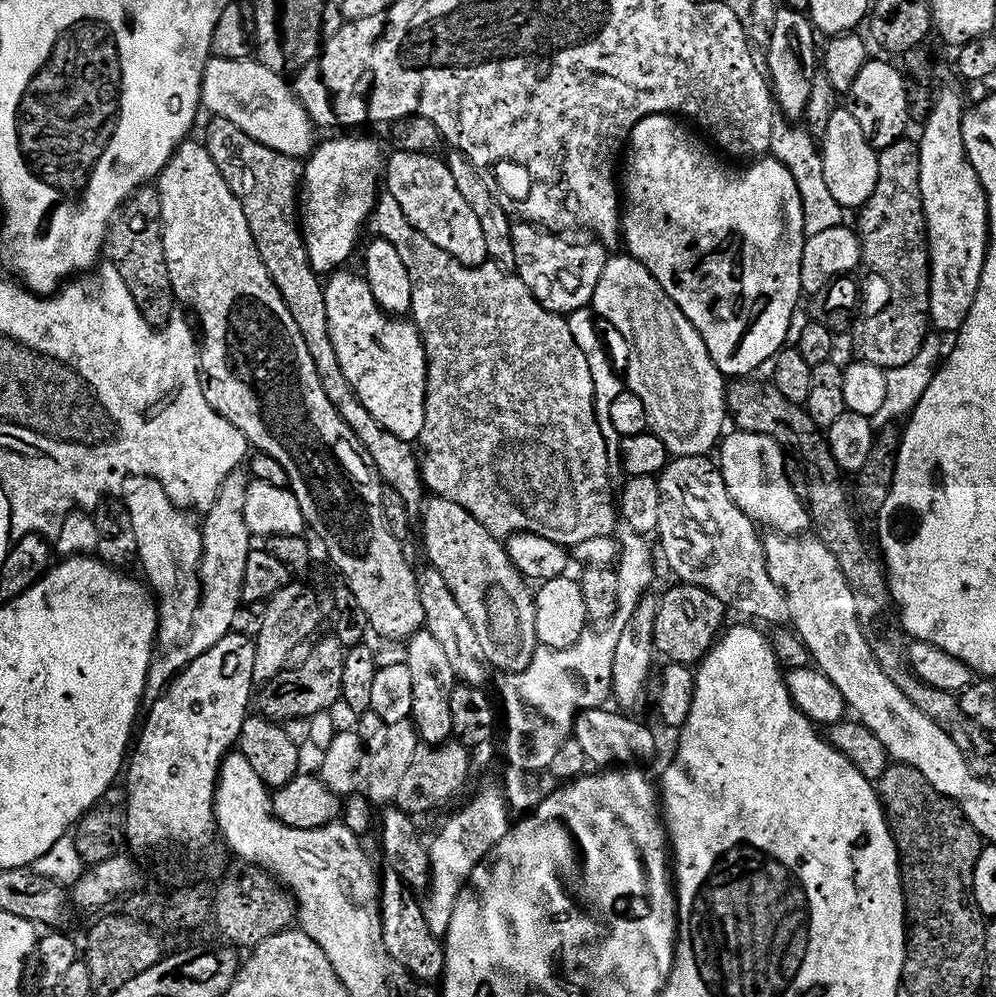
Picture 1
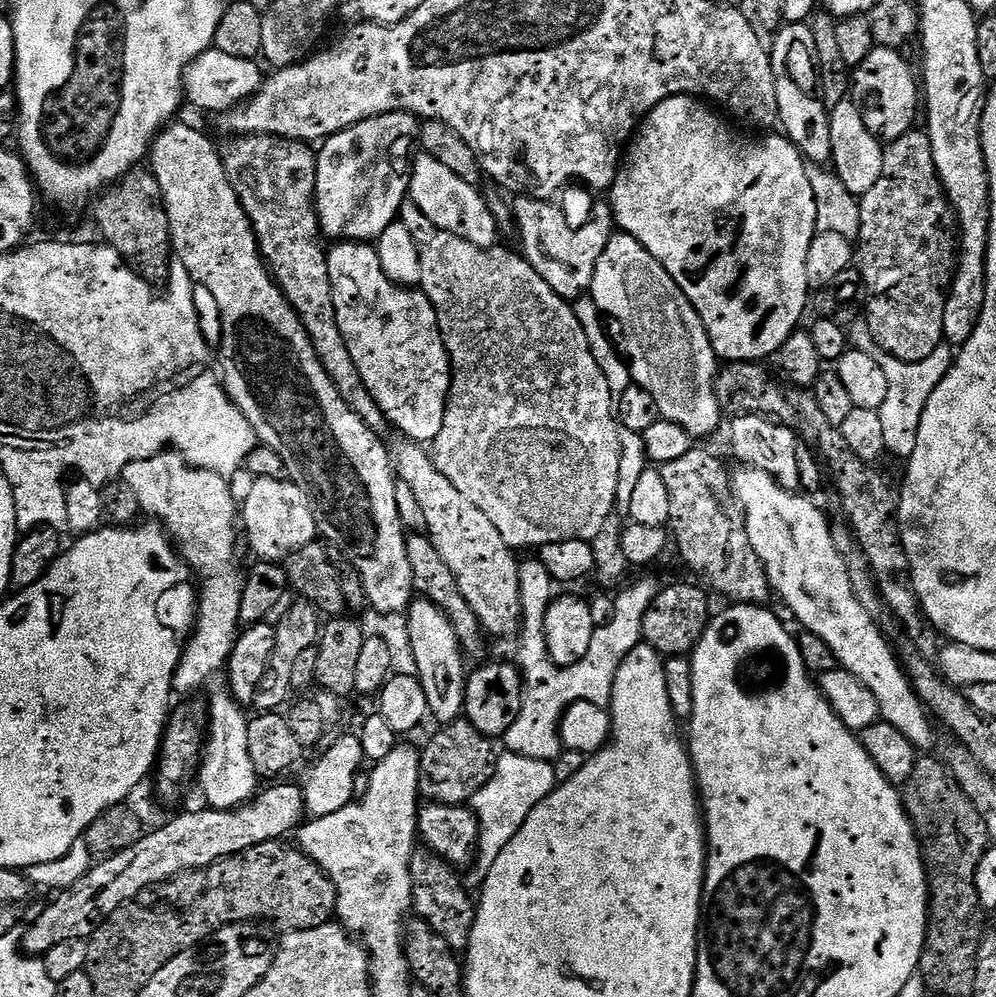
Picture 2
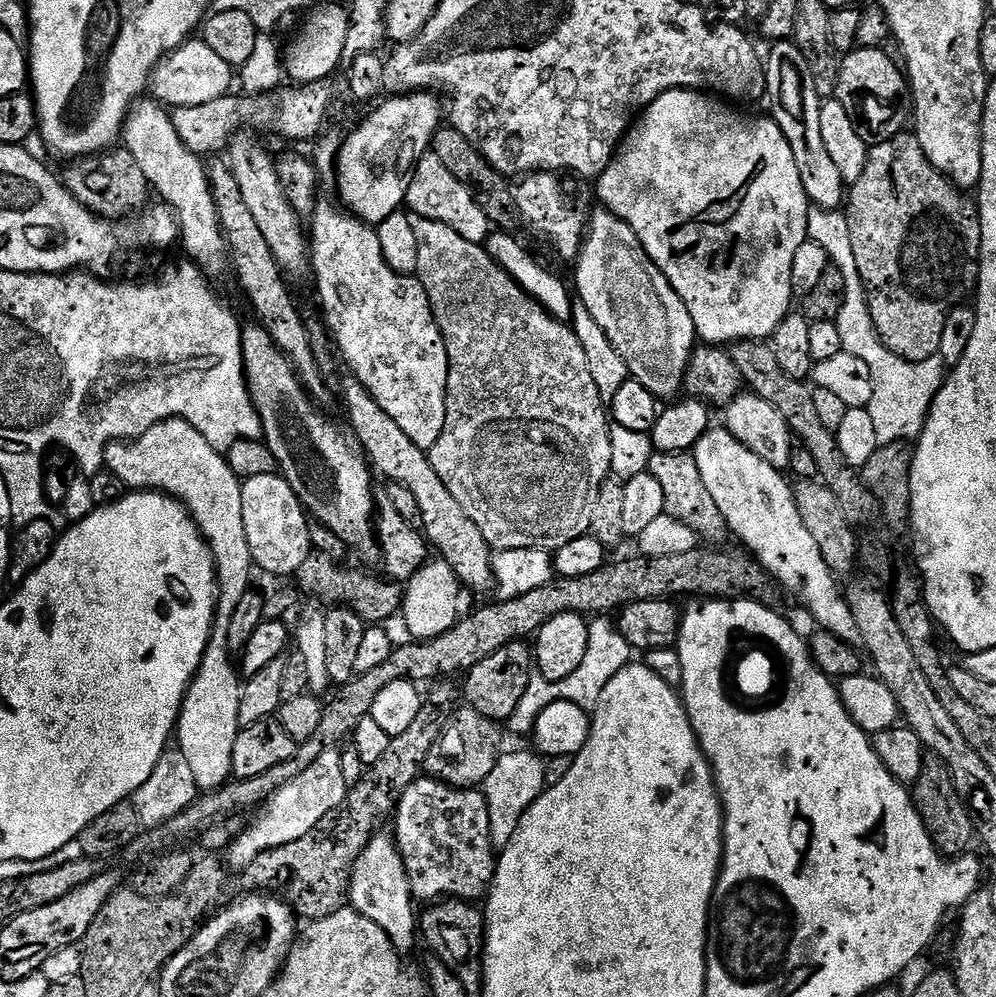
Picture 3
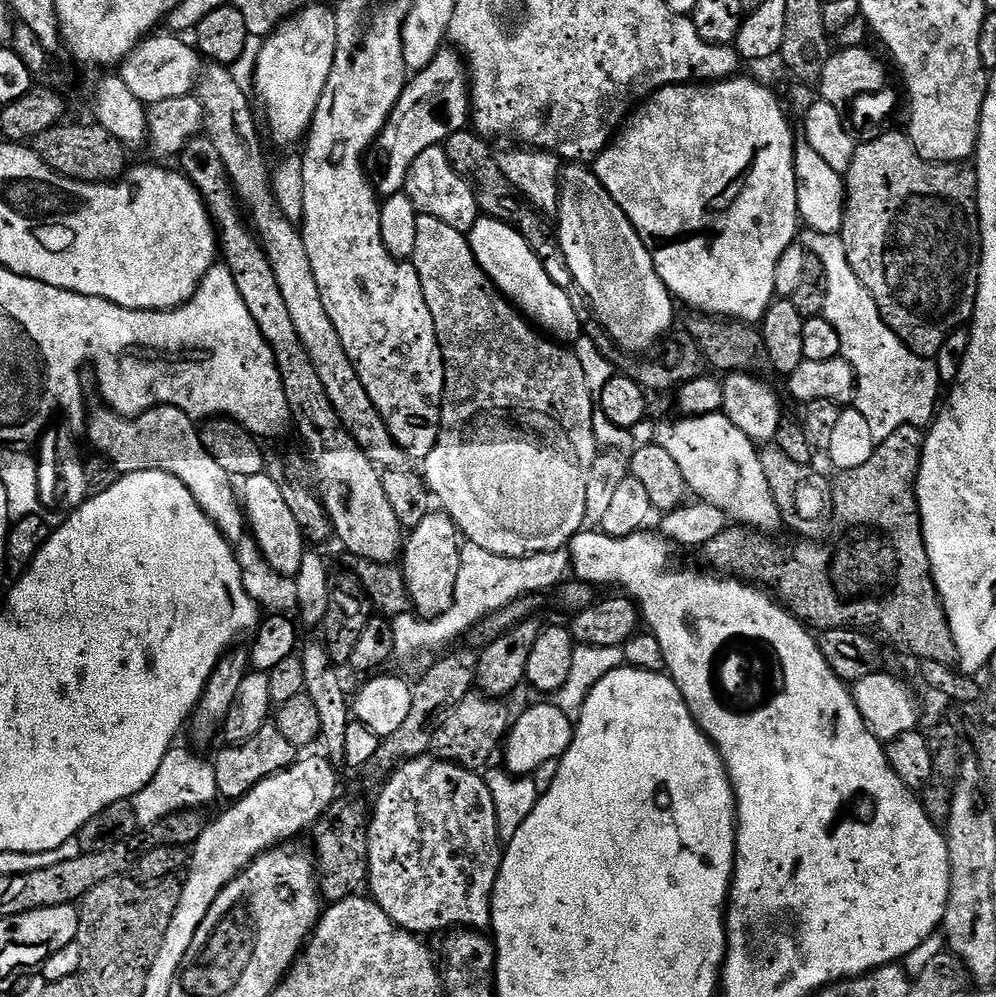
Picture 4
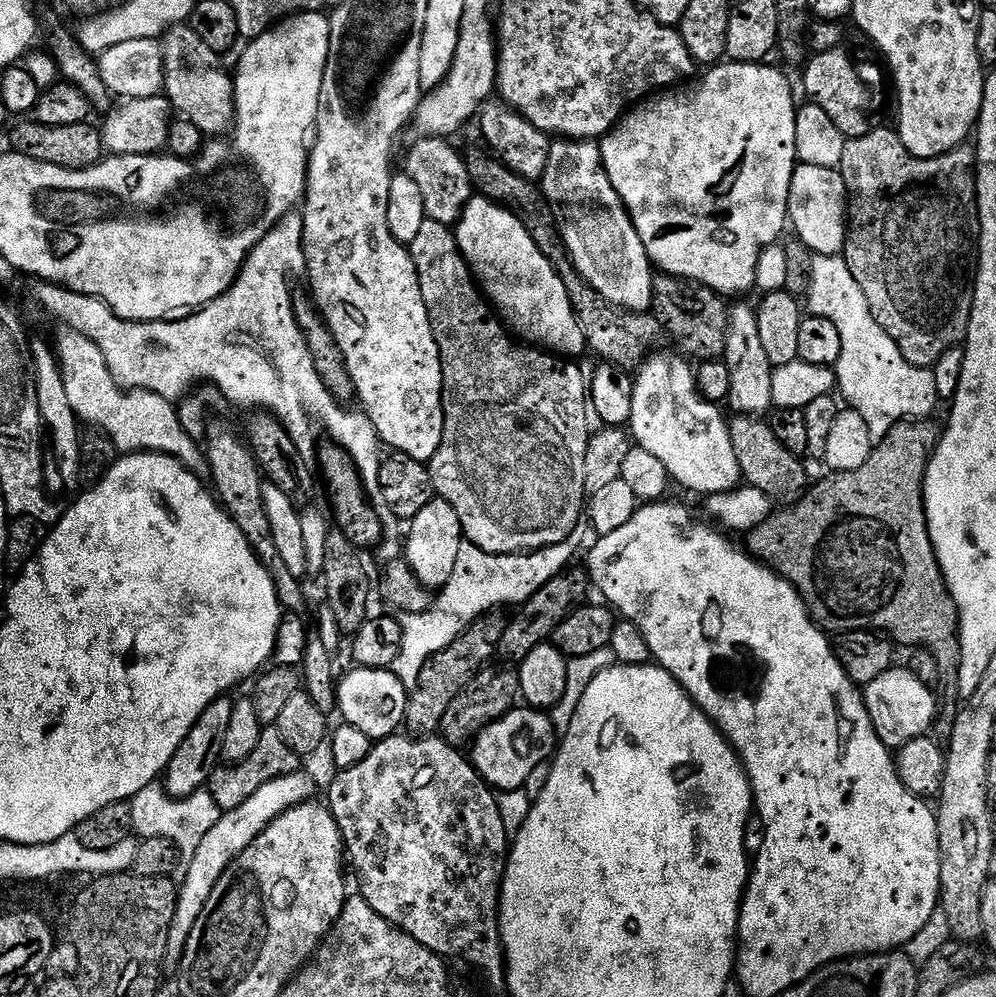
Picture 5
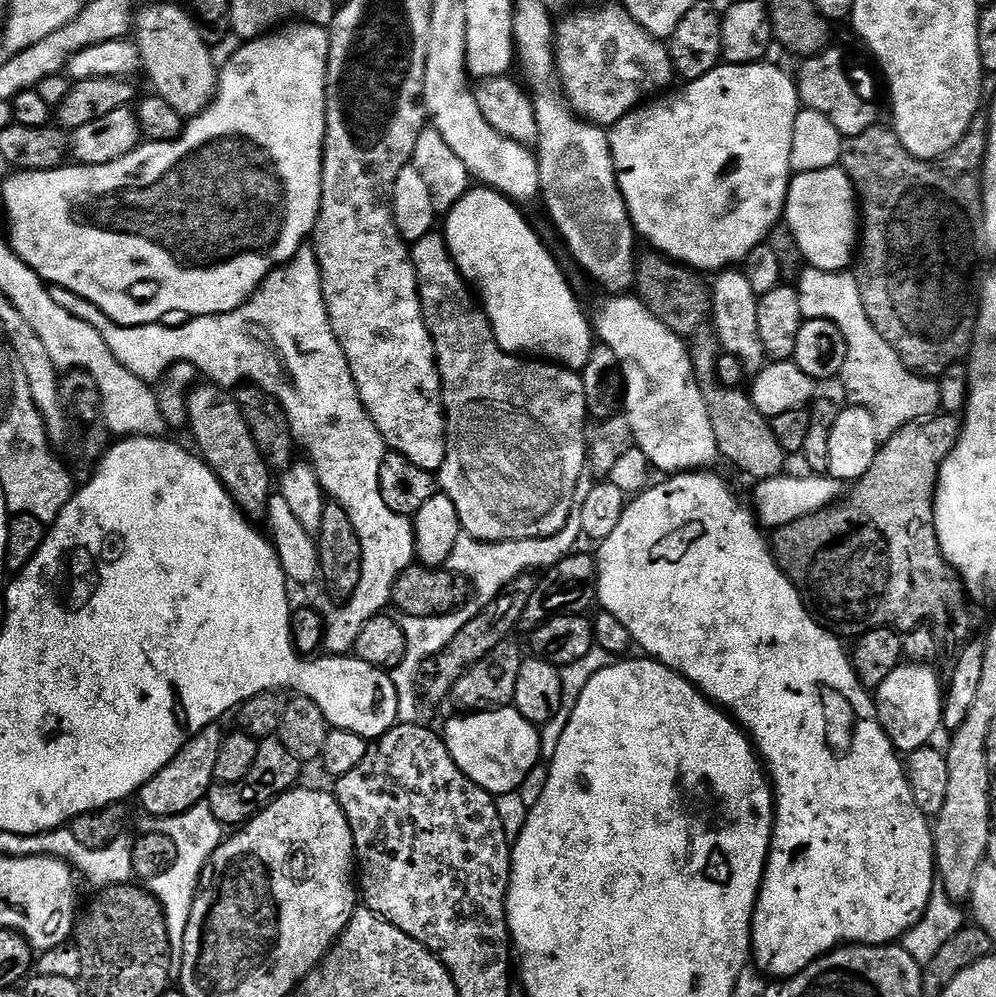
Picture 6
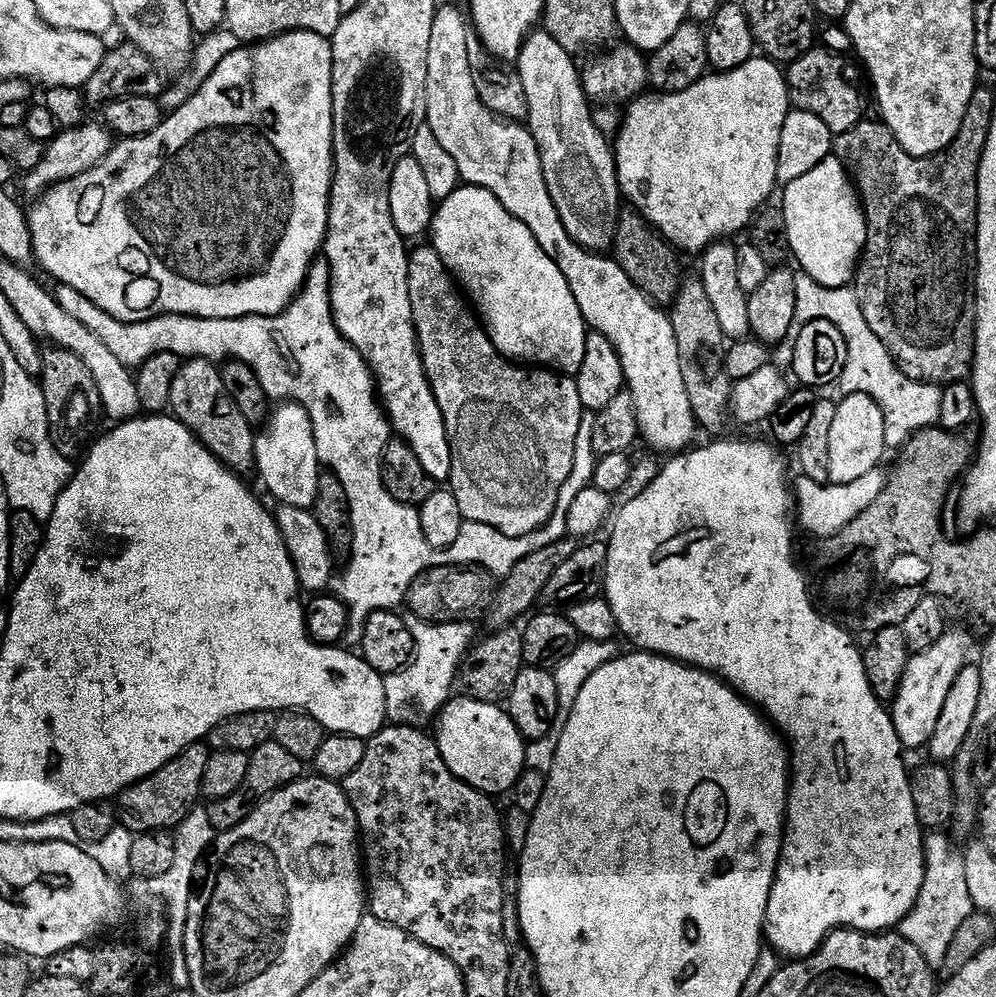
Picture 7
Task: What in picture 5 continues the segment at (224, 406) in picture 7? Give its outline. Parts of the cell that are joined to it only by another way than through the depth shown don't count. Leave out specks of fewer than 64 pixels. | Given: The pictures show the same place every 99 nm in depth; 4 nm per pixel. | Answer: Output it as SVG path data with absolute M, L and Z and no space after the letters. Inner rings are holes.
M213 431L206 441L206 468L207 471L212 471L211 487L221 508L236 523L238 530L242 530L258 562L270 574L276 597L280 599L281 609L292 614L303 613L305 611L304 588L300 585L303 583L301 577L290 574L290 570L286 570L286 562L282 562L282 554L278 554L278 546L274 546L274 530L270 530L266 502L262 502L262 490L266 481L260 467L256 464L256 459L252 456L252 449L241 437L239 440L232 432Z

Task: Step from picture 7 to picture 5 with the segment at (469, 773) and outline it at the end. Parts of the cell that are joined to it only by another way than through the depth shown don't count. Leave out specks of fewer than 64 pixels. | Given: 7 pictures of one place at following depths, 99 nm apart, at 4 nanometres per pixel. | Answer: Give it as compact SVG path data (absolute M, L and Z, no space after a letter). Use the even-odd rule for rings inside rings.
M517 706L494 723L487 724L476 735L470 748L470 759L489 786L500 792L509 792L523 788L531 772L537 766L549 763L557 747L558 735L551 715L544 710Z

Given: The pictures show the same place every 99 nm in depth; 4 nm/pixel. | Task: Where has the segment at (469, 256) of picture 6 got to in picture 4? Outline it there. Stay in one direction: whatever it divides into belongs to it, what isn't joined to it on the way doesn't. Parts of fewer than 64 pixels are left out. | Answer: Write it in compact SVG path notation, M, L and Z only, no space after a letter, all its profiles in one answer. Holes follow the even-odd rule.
M481 215L466 235L478 266L482 266L485 274L496 283L496 289L511 300L541 333L557 342L572 342L568 340L582 336L580 316L568 297L569 289L559 288L554 286L554 282L550 282L546 270L542 270L542 262L536 257L534 250L526 246L526 238L522 238L515 226L495 220L493 216Z

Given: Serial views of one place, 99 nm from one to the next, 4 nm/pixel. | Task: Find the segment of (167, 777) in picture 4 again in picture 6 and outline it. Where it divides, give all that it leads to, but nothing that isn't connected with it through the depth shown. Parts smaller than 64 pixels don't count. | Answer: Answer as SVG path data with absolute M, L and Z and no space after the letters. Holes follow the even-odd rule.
M206 802L199 803L182 815L171 817L144 816L140 822L139 831L142 834L160 833L166 835L175 844L176 856L174 866L160 874L156 879L146 882L148 891L163 906L164 916L167 922L168 941L171 950L168 957L171 960L169 979L179 981L182 970L182 958L184 957L185 934L189 926L190 911L193 910L193 902L202 884L202 872L209 865L213 853L217 851L224 840L224 826L218 822Z

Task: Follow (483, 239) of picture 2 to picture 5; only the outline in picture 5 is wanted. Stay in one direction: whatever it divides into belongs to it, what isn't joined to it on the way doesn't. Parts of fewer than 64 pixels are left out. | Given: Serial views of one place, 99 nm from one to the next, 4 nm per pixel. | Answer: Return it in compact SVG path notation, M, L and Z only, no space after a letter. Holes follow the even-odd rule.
M429 136L415 141L417 144L408 152L406 174L414 178L414 183L422 193L422 204L427 219L454 226L462 218L468 201L474 195L472 179L463 155L459 156L451 148L447 139Z

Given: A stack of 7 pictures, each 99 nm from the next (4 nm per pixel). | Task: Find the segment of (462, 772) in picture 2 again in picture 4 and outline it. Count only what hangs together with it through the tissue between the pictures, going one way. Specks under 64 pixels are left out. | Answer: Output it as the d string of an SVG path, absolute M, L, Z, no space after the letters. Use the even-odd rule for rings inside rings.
M479 690L469 692L466 698L462 698L462 702L458 702L456 709L448 713L448 717L440 723L439 730L434 734L432 752L438 759L463 768L487 769L493 763L492 755L501 751L510 727L510 715L508 716L508 708L504 704L507 703L489 698Z

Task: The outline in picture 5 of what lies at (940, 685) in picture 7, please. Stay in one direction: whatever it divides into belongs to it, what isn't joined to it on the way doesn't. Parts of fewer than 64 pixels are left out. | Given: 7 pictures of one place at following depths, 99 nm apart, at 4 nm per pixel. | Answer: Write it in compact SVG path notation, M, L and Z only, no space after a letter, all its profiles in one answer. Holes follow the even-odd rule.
M894 666L874 678L874 682L863 685L864 705L870 714L870 722L878 738L890 750L898 750L906 742L925 735L933 727L938 711L938 700L929 685L918 682L918 678L906 666Z

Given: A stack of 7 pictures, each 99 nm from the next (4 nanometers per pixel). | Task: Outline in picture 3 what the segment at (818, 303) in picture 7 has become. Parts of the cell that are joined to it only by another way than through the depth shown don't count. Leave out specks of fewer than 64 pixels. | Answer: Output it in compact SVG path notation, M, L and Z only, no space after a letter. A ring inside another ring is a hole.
M813 207L808 213L808 239L818 242L818 246L826 250L829 261L844 279L844 301L840 304L840 313L835 313L834 319L838 334L842 334L844 351L854 354L854 358L862 358L862 362L870 366L872 393L867 410L874 422L874 430L878 433L878 442L880 445L899 444L919 437L928 421L932 399L939 394L946 379L944 361L939 355L934 355L922 362L910 362L893 354L880 340L868 309L868 293L858 274L858 262L854 262L850 226L843 211Z

